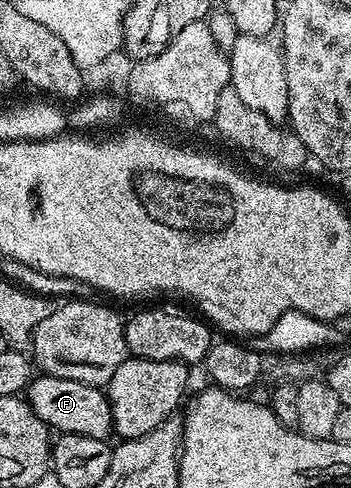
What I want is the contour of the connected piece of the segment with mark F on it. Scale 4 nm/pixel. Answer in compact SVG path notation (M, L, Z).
M39 373L28 385L25 398L33 413L37 413L37 417L41 417L41 421L45 421L52 432L88 435L105 440L112 438L111 406L107 400L106 390L81 381L69 381L65 377Z

